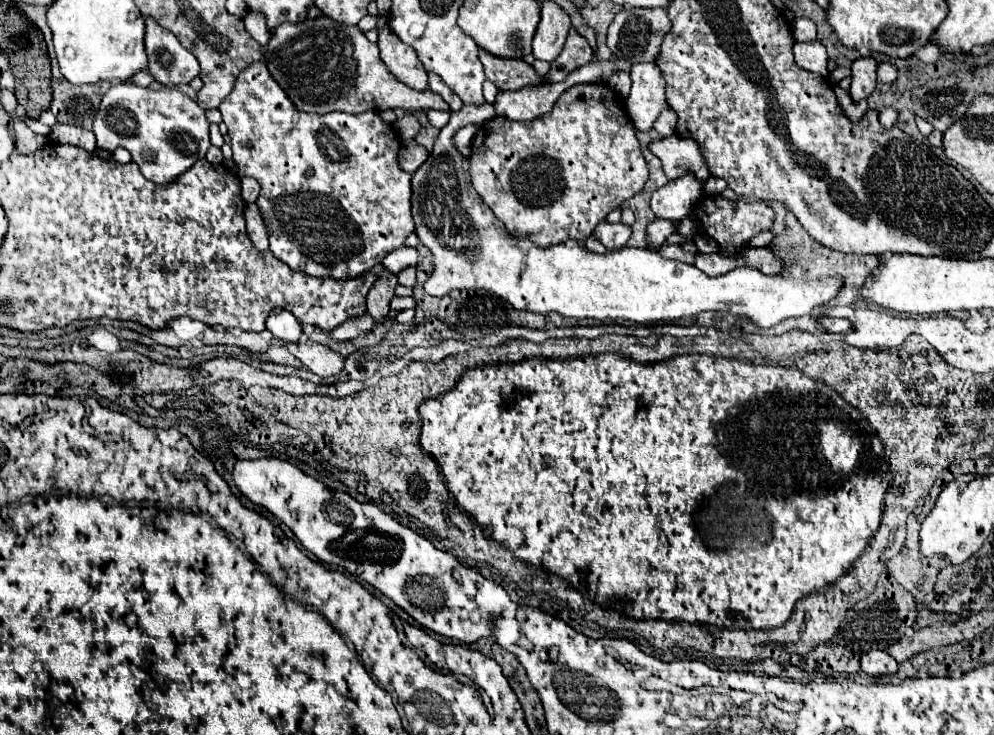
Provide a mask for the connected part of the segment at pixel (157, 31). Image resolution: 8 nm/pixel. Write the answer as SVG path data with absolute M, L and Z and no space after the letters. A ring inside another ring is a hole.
M153 18L145 20L147 30L145 30L145 48L147 48L147 56L149 56L149 72L155 76L157 82L161 82L163 86L175 86L175 84L189 84L193 78L197 78L201 74L201 66L197 62L197 58L179 44L179 40L165 28L159 28L159 24Z

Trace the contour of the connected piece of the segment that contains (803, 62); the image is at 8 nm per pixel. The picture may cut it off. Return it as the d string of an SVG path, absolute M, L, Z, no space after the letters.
M809 40L809 42L797 42L795 48L795 62L809 72L815 72L823 78L827 78L827 50L821 44L821 40Z

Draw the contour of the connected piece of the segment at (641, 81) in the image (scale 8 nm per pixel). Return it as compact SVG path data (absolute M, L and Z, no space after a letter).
M633 64L631 66L633 88L627 98L627 112L633 126L639 130L651 130L659 112L667 108L665 78L657 64Z

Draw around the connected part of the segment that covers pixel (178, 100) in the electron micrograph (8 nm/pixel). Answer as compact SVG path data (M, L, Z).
M119 82L109 88L109 92L101 100L101 108L95 114L93 122L93 132L97 136L97 146L103 150L113 152L117 146L123 146L131 152L133 162L141 168L141 174L155 182L155 184L171 184L175 178L183 172L187 172L197 160L205 158L207 148L211 146L209 142L209 120L205 118L205 110L199 108L199 104L183 94L179 88L161 88L161 90L151 90L151 88L141 88L131 82Z

